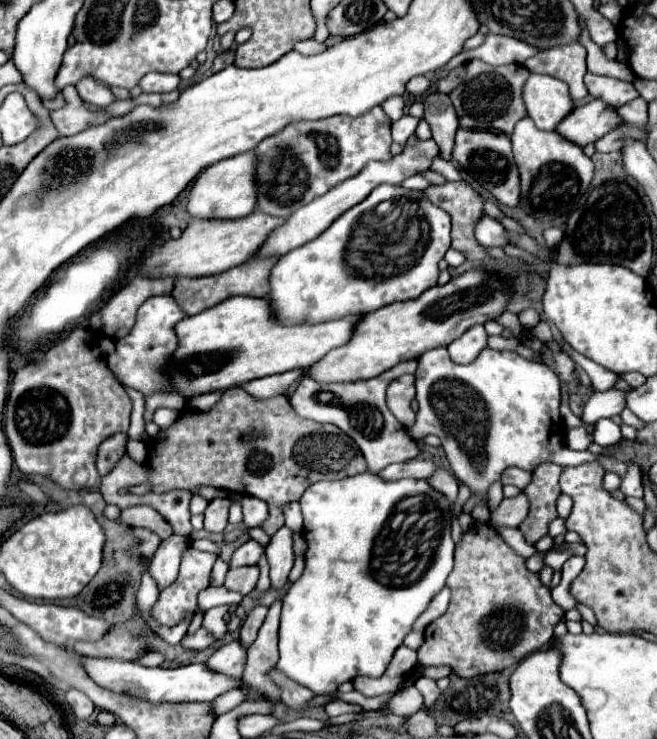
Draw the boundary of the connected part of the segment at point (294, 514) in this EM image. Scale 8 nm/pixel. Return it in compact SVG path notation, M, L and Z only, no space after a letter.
M286 503L284 505L284 519L286 519L286 525L294 533L302 531L302 513L300 513L300 505L298 503Z

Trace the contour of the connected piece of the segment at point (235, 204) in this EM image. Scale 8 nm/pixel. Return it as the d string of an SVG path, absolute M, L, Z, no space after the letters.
M254 151L222 159L190 185L186 211L192 219L242 219L254 211Z

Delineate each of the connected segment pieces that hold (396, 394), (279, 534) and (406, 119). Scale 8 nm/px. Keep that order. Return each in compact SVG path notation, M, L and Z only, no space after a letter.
M402 375L388 387L388 407L405 428L412 427L416 421L416 413L411 408L415 394L414 375Z
M280 527L266 545L266 559L270 565L270 579L274 589L282 589L288 581L288 573L294 561L292 543L292 531L288 527Z
M404 115L404 117L398 119L396 123L392 123L392 139L394 139L394 143L404 145L406 139L414 133L414 129L416 129L418 123L420 123L420 119L410 117L410 115Z

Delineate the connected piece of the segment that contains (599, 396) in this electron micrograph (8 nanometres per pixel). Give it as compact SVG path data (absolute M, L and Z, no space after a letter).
M612 389L606 393L594 393L590 401L584 405L582 413L582 423L584 425L594 425L600 417L614 417L620 415L620 411L626 407L626 393Z

